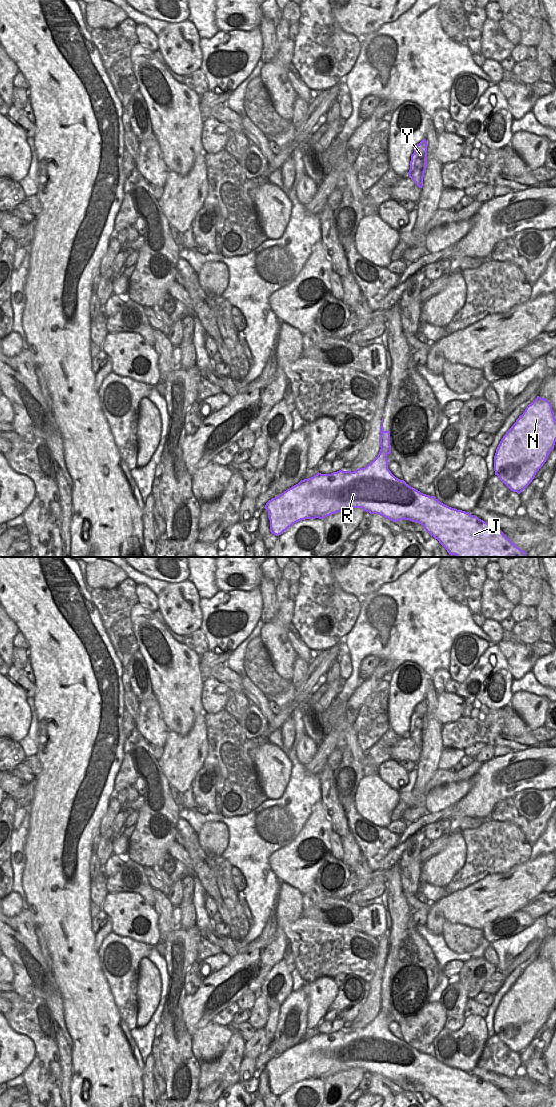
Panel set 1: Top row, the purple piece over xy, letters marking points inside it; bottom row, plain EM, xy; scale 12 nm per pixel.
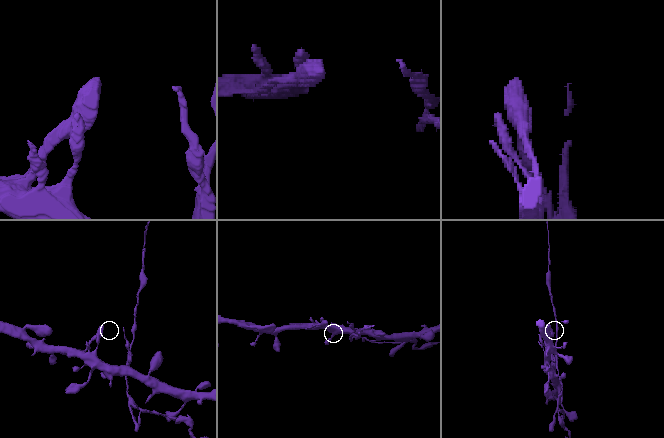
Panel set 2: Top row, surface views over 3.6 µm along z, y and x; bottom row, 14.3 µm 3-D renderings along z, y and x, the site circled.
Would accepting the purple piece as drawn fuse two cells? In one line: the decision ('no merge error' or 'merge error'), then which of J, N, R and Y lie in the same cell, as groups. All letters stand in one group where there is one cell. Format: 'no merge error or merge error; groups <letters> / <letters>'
merge error; groups J N R / Y

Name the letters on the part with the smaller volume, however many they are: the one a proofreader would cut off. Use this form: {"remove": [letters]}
{"remove": ["Y"]}

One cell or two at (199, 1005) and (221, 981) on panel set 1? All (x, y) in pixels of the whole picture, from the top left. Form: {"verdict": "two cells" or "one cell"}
{"verdict": "one cell"}

